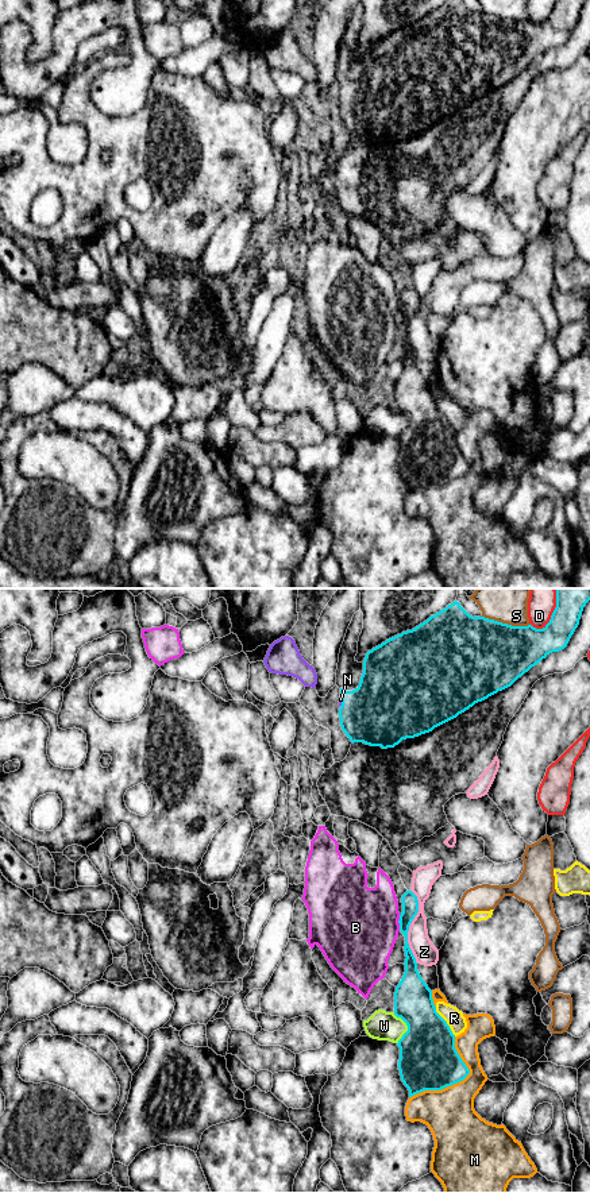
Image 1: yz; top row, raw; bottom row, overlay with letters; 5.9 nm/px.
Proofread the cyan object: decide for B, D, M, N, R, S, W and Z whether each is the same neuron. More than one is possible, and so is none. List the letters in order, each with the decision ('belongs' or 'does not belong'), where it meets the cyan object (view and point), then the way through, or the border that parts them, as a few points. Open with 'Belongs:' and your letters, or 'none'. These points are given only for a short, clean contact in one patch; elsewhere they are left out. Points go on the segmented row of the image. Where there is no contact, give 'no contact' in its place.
Belongs: N
B: does not belong; meets cyan in yz at (398, 922)
D: does not belong; meets cyan in yz at (552, 613)
M: does not belong; meets cyan in yz at (457, 1083)
N: belongs; meets cyan in yz at (342, 702); runs through yz (382, 711), (363, 711), (342, 702), (340, 699)
R: does not belong; meets cyan in yz at (446, 1022)
S: does not belong; meets cyan in yz at (506, 624)
W: does not belong; meets cyan in yz at (408, 1027)
Z: does not belong; meets cyan in yz at (409, 925)

